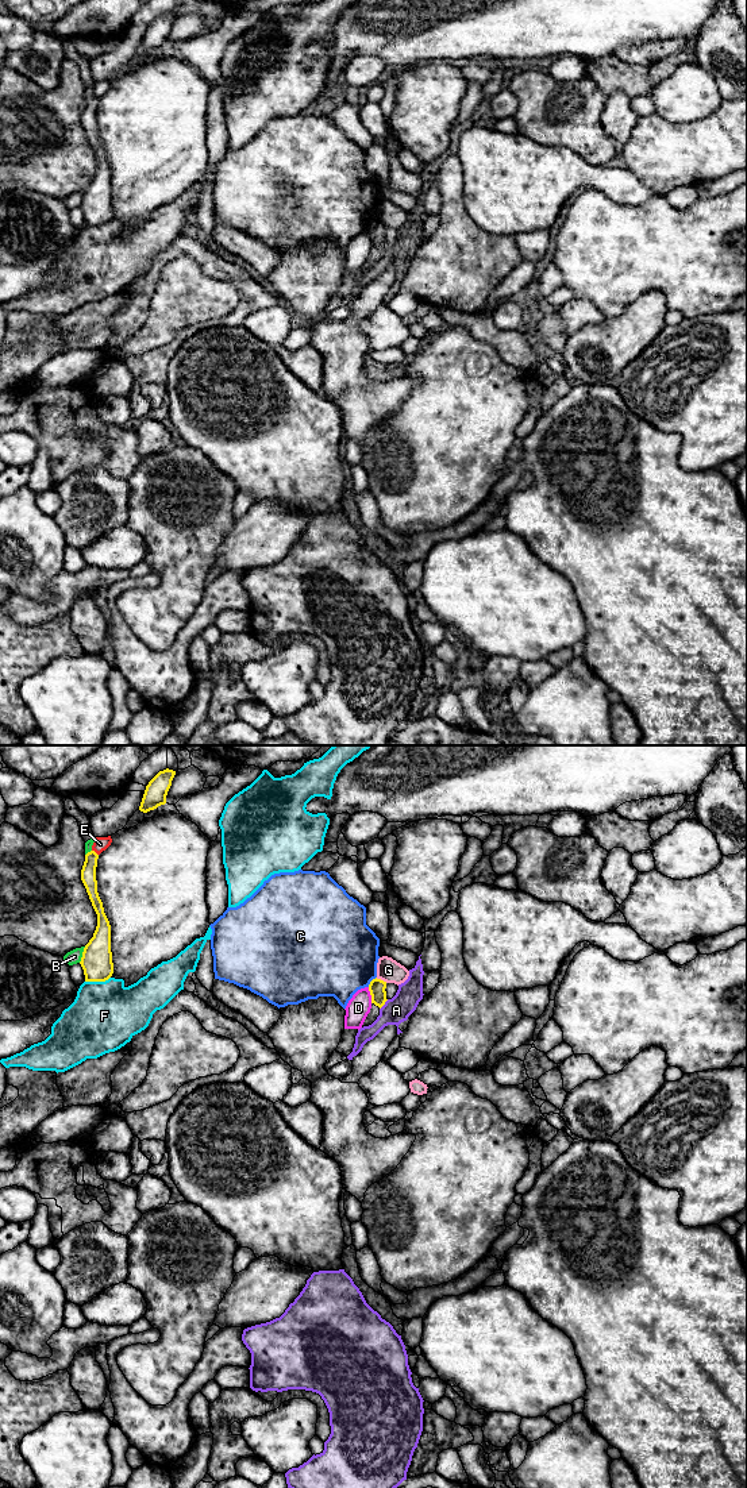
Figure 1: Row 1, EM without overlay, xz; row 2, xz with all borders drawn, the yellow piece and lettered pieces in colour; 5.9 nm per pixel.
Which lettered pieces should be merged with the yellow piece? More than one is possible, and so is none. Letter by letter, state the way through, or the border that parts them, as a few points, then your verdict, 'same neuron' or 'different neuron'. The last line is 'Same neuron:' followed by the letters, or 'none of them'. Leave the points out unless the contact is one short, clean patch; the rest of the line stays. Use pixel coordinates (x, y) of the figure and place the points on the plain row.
A: different neuron
B: different neuron
C: different neuron
D: different neuron
E: border along xz (92, 93), (97, 99); different neuron
F: different neuron
G: border along xz (376, 222), (387, 226); different neuron
Same neuron: none of them

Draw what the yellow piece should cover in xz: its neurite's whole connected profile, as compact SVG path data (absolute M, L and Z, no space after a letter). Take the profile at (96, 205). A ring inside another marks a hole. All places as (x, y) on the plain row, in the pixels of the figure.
M95 95L88 96L85 99L85 105L81 113L81 124L97 158L96 174L93 177L93 181L85 189L80 205L84 213L85 225L105 225L113 217L111 196L111 169L104 157L103 146L97 136L97 103L99 99Z

